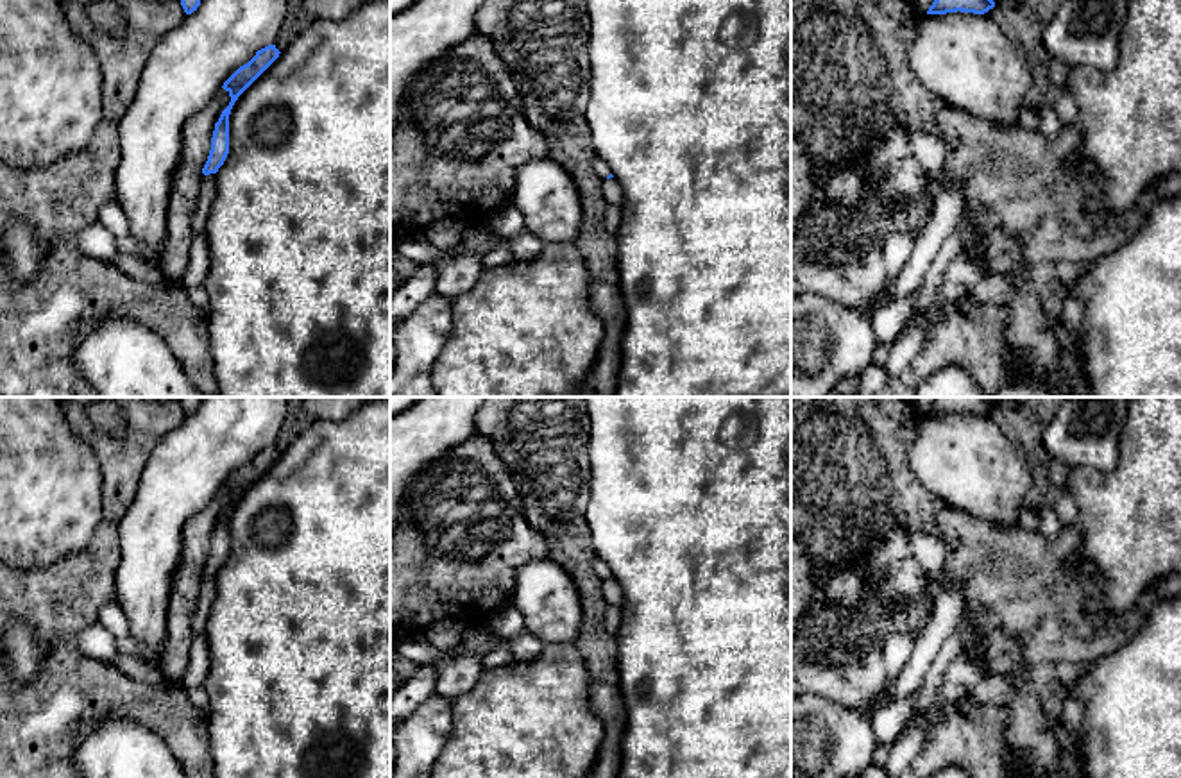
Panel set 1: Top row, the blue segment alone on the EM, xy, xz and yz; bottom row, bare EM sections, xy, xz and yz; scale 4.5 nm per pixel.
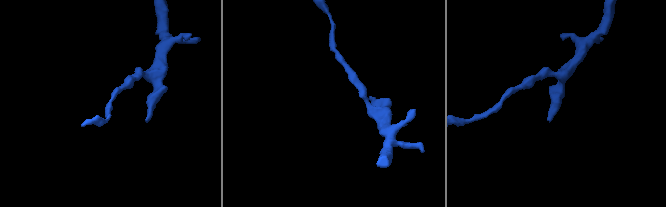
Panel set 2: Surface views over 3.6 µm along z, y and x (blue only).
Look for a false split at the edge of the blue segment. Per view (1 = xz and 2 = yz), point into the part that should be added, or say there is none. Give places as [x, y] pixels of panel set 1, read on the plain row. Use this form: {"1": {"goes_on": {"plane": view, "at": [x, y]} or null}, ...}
{"1": {"goes_on": {"plane": "xz", "at": [602, 569]}}, "2": {"goes_on": null}}

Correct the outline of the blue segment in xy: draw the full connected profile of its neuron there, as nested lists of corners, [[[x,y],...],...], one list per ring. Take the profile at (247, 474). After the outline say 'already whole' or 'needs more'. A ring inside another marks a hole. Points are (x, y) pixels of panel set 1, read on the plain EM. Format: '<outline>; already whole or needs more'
[[[268,445],[256,452],[256,456],[240,467],[225,483],[224,490],[229,494],[231,503],[222,512],[215,524],[211,551],[202,569],[204,576],[217,574],[229,554],[229,515],[238,497],[279,458],[276,445]]]; already whole

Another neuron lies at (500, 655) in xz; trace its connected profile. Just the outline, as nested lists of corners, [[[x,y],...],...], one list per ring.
[[[501,642],[490,653],[481,656],[483,669],[499,667],[499,665],[514,664],[514,662],[515,662],[515,658],[510,653],[506,642]]]

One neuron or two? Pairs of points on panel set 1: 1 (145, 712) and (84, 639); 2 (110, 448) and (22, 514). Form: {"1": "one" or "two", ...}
{"1": "two", "2": "two"}

